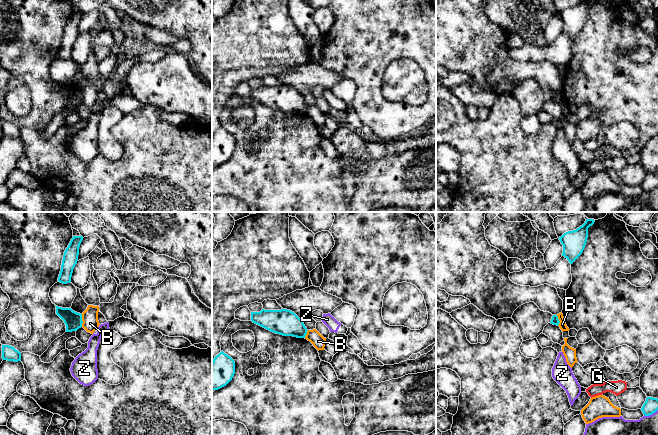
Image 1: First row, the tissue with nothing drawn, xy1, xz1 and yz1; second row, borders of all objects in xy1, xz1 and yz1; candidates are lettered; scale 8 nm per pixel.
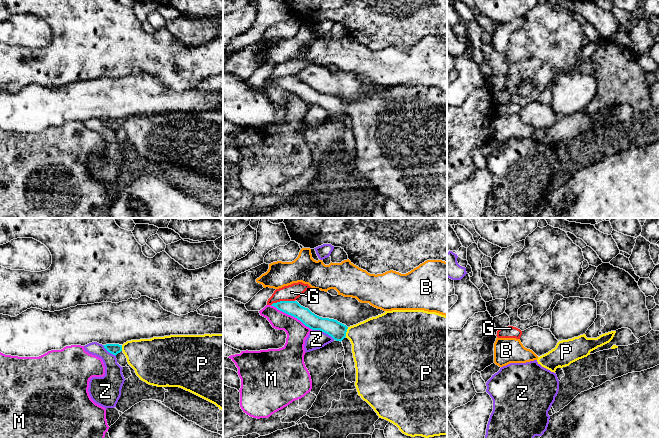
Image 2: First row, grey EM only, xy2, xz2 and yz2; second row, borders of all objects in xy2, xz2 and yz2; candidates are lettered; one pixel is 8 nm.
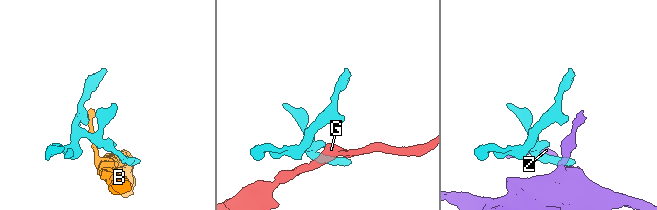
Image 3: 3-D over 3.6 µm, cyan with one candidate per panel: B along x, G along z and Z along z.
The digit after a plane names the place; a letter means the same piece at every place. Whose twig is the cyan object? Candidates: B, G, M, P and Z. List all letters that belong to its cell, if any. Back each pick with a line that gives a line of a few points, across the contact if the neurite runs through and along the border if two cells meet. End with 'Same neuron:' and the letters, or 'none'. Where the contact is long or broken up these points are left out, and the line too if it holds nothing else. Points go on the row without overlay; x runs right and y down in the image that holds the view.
P: Line: xz2 (335, 105), (346, 107), (364, 112), (375, 118)
Same neuron: P

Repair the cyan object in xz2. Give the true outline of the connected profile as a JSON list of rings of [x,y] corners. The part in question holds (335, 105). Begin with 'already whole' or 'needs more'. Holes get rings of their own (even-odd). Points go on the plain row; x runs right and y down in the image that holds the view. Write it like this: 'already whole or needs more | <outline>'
needs more | [[[280,77],[271,82],[300,96],[312,106],[320,106],[336,117],[345,113],[352,120],[358,171],[377,189],[411,213],[447,211],[447,92],[424,86],[392,86],[347,103],[334,95],[322,94],[297,77]]]

